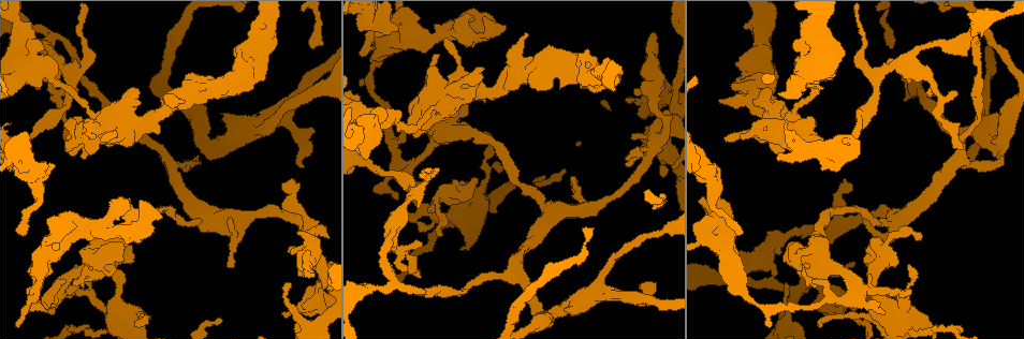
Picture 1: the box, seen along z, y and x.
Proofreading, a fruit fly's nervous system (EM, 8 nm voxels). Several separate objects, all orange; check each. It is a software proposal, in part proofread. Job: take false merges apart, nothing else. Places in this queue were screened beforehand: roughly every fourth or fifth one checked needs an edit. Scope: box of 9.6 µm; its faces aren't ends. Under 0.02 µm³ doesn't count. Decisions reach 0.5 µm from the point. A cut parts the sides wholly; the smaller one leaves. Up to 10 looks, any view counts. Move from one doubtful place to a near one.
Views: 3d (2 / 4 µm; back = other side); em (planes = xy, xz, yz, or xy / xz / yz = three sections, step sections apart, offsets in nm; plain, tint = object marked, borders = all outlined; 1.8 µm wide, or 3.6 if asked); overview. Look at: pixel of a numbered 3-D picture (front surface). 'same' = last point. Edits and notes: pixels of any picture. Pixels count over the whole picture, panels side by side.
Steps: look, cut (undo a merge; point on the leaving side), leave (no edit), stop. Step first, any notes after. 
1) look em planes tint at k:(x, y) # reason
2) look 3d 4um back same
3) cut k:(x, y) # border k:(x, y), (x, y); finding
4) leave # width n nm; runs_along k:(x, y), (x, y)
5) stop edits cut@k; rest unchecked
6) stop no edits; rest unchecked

look em xz step 8 tint at 1:(561, 310) # calibre changes

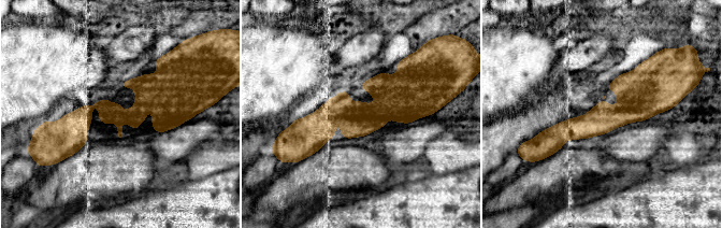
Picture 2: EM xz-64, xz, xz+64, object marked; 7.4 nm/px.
look em planes tint same # cut it another way

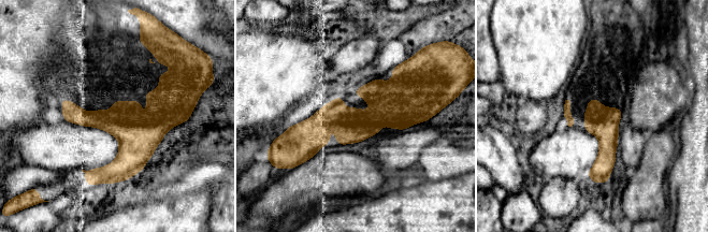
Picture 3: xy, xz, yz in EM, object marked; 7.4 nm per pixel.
leave # runs_along 3:(420, 114), (292, 131); continuous, no second neuron

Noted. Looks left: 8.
look em planes tint at 1:(234, 78)

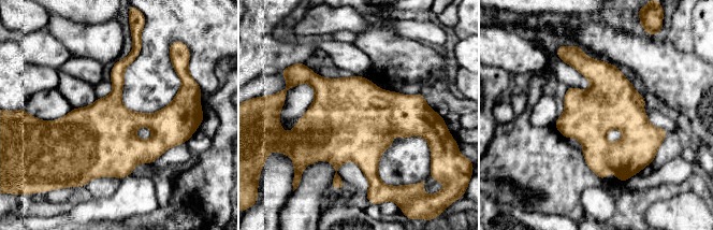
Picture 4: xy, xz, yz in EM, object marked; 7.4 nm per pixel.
leave # one neuron here

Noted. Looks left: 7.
look em planes tint at 1:(417, 103) # abrupt turn

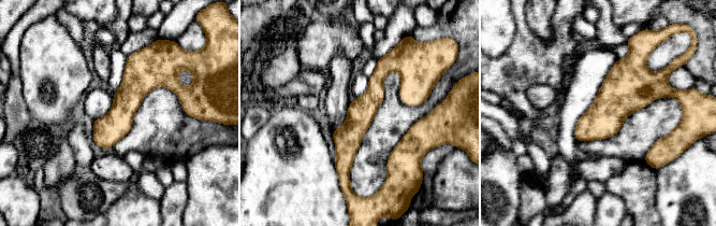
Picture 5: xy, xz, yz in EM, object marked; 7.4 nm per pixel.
leave # continuous, no second neuron

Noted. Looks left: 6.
look 3d 2um at 1:(836, 229) # sudden change in width

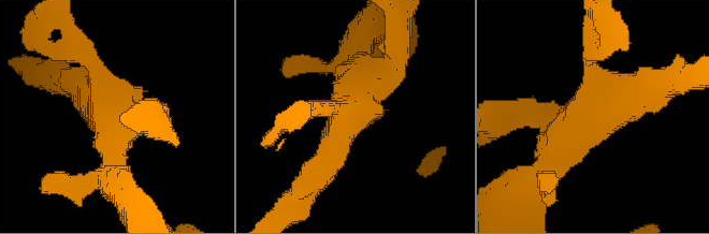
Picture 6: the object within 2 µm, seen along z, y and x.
look em planes tint at 6:(589, 115) # arms 4

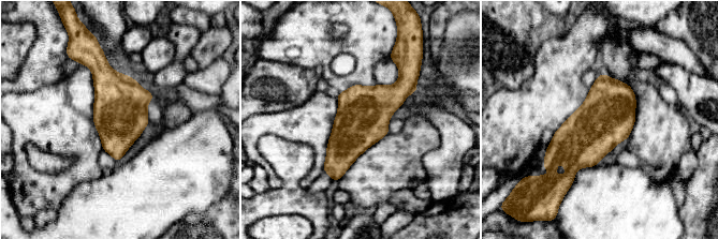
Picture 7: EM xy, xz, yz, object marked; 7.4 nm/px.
leave # continuous, no second neuron

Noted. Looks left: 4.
stop no edits; rest unchecked

